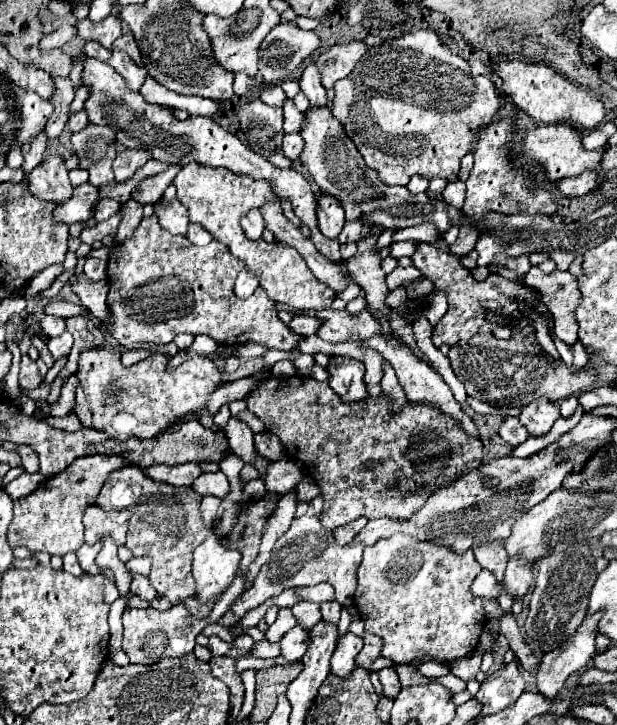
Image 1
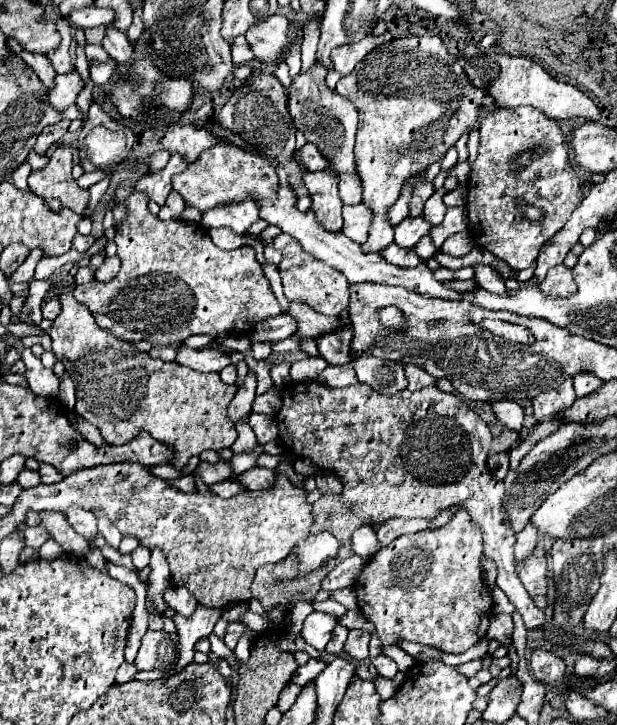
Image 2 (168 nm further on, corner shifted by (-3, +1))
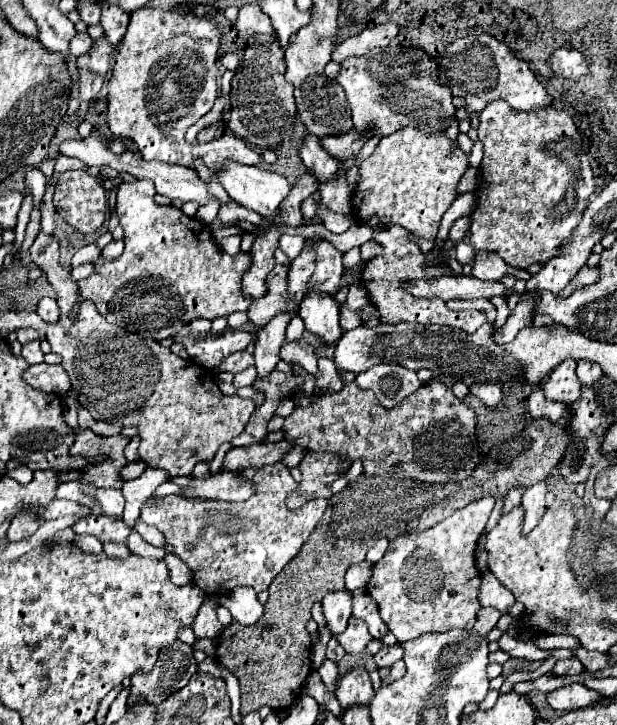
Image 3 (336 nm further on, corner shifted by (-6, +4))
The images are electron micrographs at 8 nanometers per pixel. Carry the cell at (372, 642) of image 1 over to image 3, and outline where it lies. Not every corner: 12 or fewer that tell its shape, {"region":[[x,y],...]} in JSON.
{"region":[[358,618],[336,636],[348,654],[362,654],[372,640],[368,626]]}

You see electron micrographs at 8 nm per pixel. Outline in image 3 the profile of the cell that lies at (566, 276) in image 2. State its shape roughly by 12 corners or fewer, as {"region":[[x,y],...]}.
{"region":[[582,266],[580,272],[560,292],[570,296],[580,286],[596,282],[598,268]]}

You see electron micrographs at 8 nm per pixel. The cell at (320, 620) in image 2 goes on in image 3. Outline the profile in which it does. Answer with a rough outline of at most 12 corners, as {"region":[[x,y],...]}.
{"region":[[348,590],[330,592],[322,614],[332,636],[344,632],[352,616]]}

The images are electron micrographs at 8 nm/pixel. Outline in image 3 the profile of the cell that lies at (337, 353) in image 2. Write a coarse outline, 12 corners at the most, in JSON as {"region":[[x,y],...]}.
{"region":[[314,292],[298,316],[330,346],[342,336],[334,298]]}

